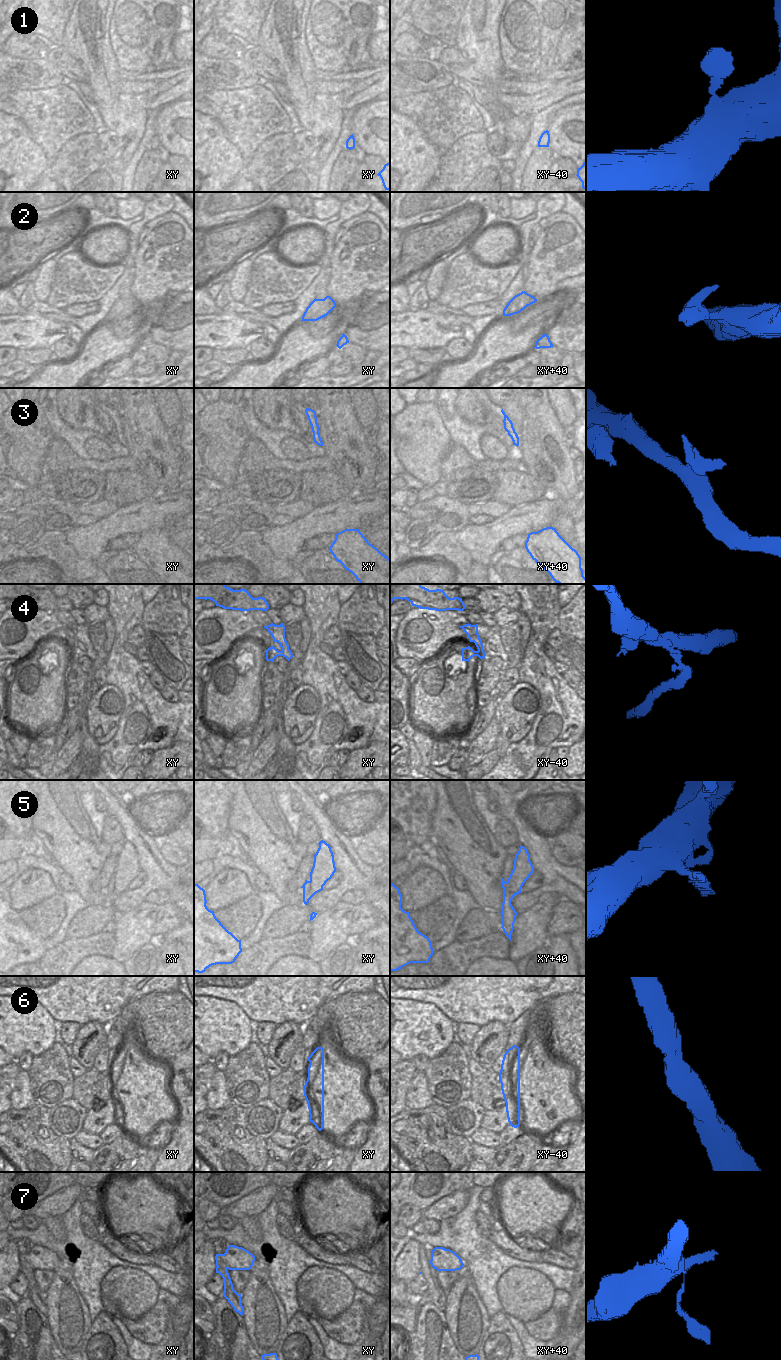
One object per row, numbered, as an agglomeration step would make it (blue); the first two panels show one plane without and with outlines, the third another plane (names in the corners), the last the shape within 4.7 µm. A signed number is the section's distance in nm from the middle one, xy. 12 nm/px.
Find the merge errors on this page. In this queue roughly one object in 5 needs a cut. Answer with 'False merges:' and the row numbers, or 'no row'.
False merges: 4, 7

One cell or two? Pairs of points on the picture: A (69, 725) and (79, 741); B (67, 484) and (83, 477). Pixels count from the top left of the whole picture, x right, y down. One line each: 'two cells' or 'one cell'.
A: two cells
B: one cell

